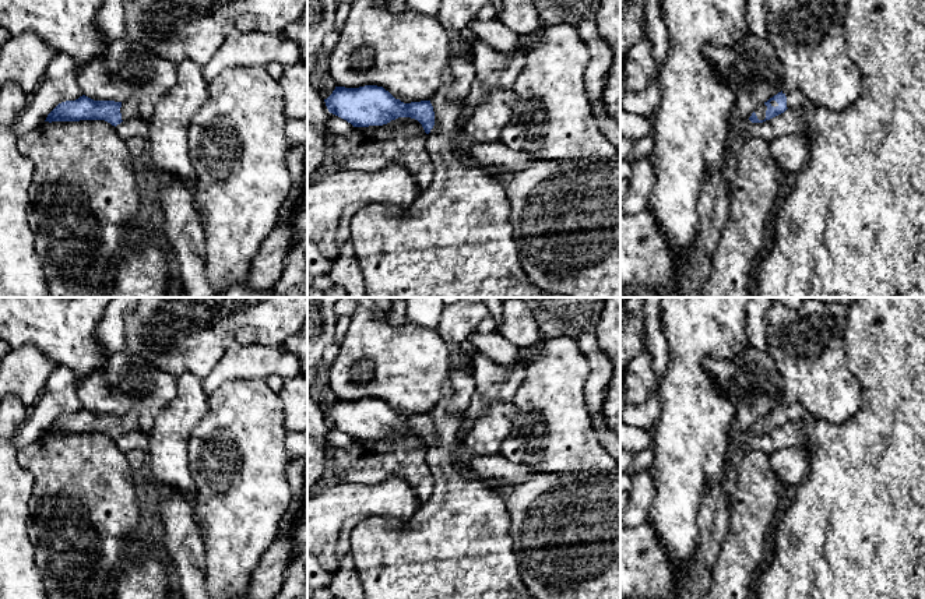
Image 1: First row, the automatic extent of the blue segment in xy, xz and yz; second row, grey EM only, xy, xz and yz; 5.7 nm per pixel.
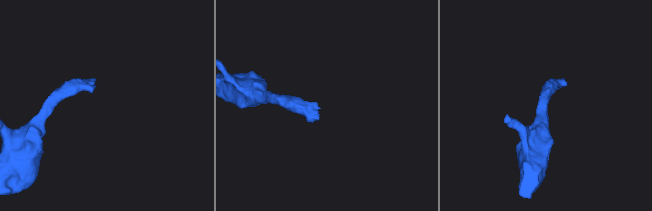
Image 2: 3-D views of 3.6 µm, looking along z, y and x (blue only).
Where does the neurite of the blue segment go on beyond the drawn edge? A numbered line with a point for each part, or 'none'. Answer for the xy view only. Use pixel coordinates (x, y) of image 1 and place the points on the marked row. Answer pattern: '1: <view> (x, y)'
1: xy (129, 109)

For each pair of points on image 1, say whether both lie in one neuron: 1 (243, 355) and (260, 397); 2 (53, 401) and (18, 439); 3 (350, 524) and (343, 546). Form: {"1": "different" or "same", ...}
{"1": "different", "2": "same", "3": "same"}

